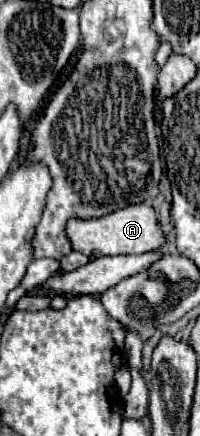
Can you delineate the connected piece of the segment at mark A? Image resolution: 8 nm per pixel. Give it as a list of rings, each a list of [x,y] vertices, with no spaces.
[[[148,203],[130,205],[124,209],[118,209],[110,215],[104,215],[100,219],[70,219],[68,221],[68,239],[72,241],[74,249],[88,255],[88,257],[104,257],[104,255],[140,255],[148,251],[156,251],[166,243],[164,231],[158,223],[156,211]]]

